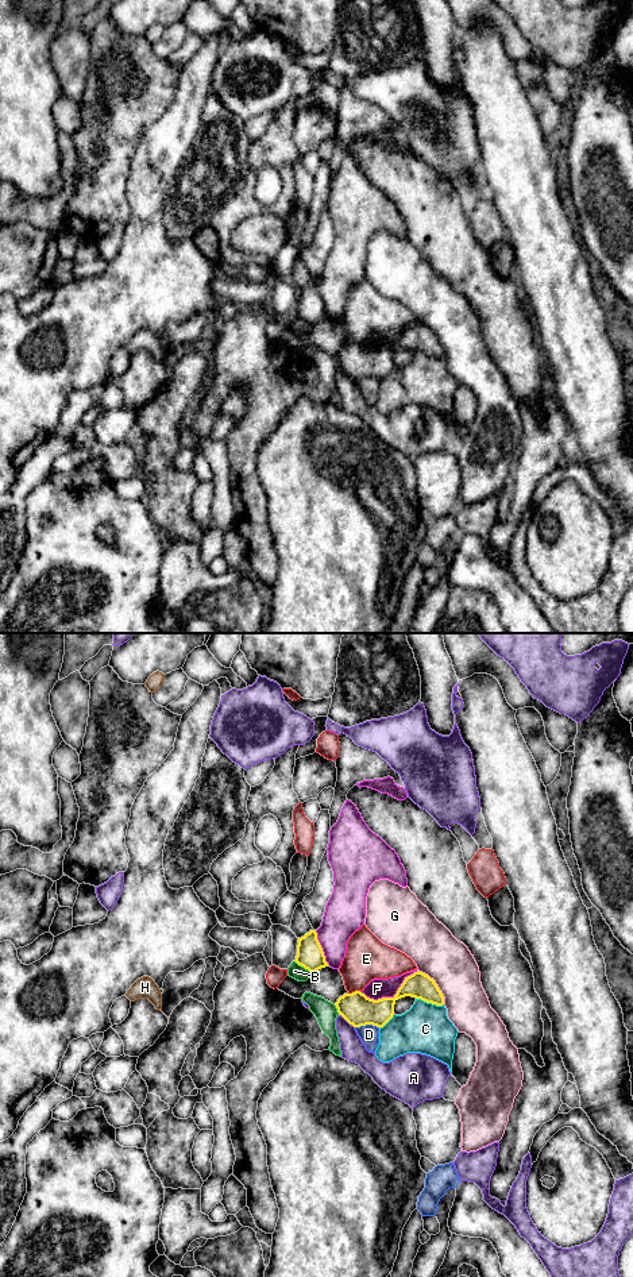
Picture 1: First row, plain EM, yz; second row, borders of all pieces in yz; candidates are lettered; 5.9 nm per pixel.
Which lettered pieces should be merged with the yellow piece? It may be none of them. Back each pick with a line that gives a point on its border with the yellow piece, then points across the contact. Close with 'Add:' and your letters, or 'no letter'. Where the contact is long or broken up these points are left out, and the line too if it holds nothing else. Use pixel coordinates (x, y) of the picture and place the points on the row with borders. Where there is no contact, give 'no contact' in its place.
Add: no letter

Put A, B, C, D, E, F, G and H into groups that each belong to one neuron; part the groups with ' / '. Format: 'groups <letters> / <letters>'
groups A / B / C / D / E / F / G / H

